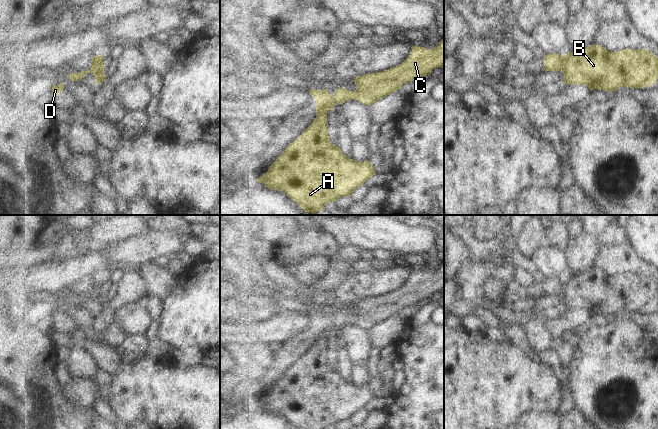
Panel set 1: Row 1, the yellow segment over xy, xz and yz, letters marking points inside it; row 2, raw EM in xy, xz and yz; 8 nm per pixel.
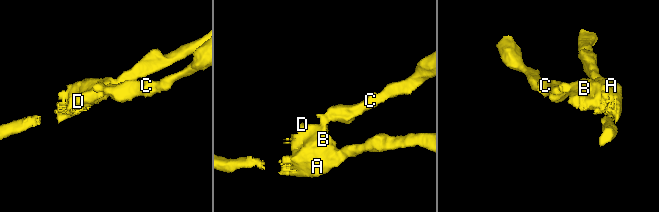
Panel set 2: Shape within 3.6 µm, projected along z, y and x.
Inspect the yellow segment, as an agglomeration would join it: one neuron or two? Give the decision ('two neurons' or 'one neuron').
two neurons

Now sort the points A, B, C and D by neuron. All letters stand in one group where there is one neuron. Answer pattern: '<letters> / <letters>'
A B D / C

